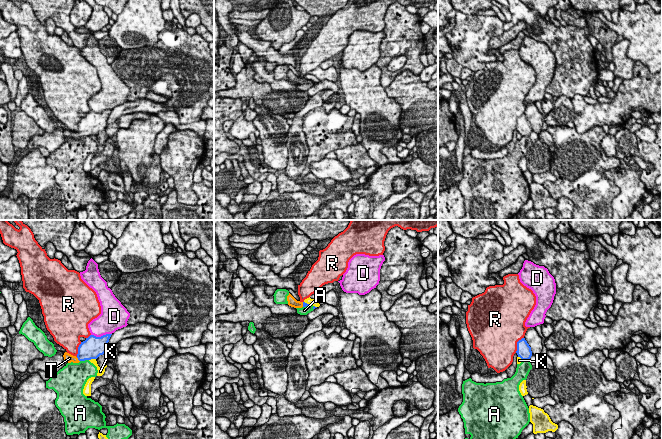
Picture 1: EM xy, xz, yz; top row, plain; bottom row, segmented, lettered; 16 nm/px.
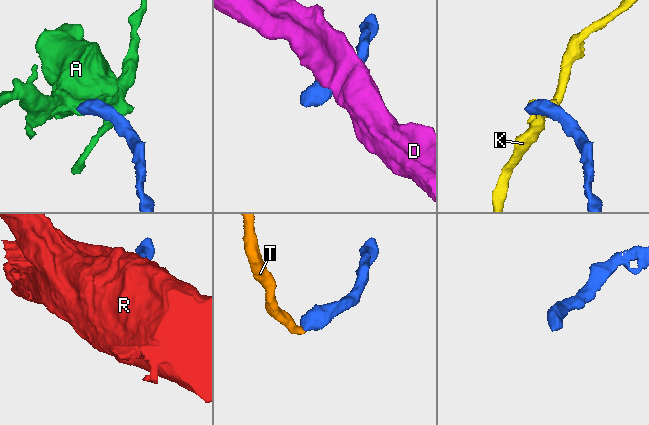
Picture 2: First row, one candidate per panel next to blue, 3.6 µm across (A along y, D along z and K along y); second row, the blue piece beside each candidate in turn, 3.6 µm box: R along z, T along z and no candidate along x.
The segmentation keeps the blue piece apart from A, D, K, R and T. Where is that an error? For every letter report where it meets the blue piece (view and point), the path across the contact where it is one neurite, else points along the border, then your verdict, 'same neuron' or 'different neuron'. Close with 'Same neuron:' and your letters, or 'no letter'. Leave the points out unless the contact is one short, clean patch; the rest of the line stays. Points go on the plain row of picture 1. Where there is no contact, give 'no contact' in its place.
A: xy (84, 136) | along xy (88, 135), (80, 137) | different neuron
D: xy (101, 112) | along xy (111, 109), (100, 112), (91, 111) | different neuron
K: xy (92, 134) | along xy (95, 134), (89, 136) | different neuron
R: yz (517, 120) | different neuron
T: xy (78, 135) | across xy (89, 125), (78, 135), (69, 134) | same neuron
Same neuron: T

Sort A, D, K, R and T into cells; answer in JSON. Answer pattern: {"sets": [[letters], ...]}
{"sets": [["A"], ["D"], ["K"], ["R"], ["T"]]}

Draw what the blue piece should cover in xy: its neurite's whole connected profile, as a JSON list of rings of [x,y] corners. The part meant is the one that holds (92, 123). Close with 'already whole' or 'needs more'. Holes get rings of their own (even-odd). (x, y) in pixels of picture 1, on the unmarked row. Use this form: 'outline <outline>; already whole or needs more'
outline [[[106,110],[101,113],[90,111],[85,117],[81,118],[76,132],[65,128],[64,136],[68,139],[79,139],[80,137],[97,135],[100,131],[105,130],[111,111]]]; needs more

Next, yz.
outline [[[522,114],[517,118],[517,127],[516,127],[518,133],[520,133],[522,136],[529,136],[532,132],[531,123],[525,116],[525,114]]]; already whole

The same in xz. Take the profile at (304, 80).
outline [[[290,69],[287,72],[287,77],[288,77],[288,81],[294,84],[302,84],[310,81],[305,78],[297,77]]]; needs more

